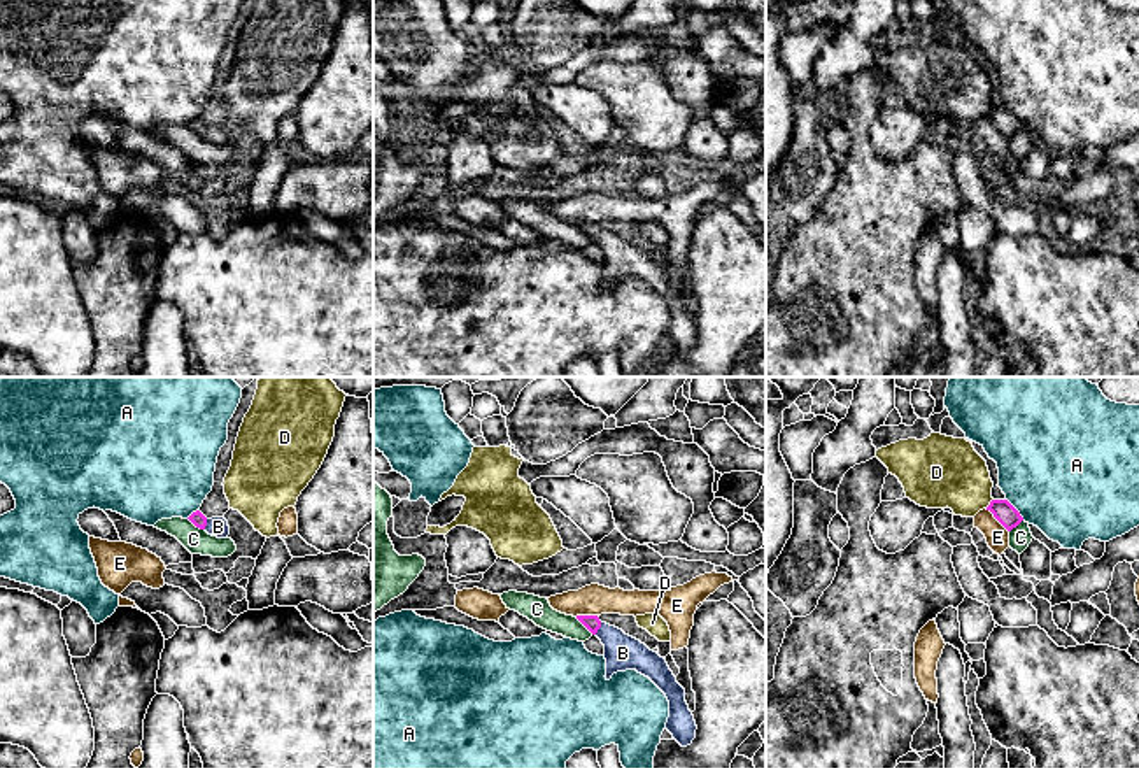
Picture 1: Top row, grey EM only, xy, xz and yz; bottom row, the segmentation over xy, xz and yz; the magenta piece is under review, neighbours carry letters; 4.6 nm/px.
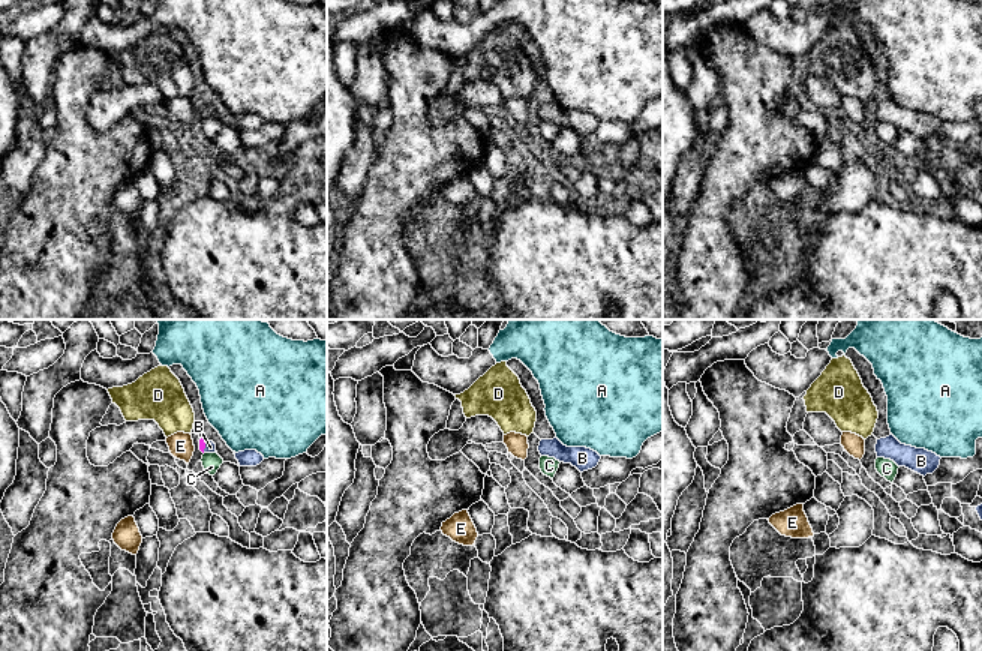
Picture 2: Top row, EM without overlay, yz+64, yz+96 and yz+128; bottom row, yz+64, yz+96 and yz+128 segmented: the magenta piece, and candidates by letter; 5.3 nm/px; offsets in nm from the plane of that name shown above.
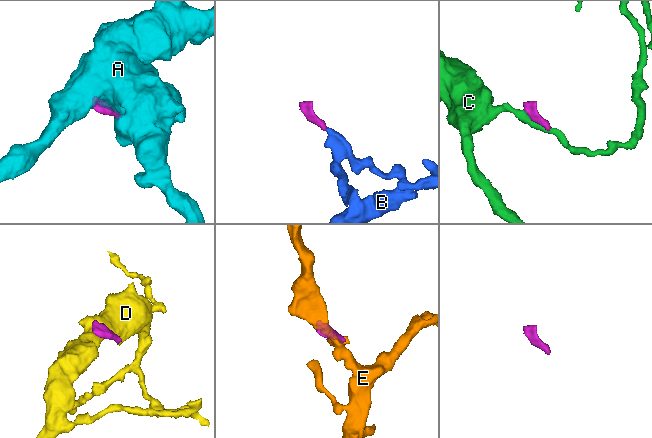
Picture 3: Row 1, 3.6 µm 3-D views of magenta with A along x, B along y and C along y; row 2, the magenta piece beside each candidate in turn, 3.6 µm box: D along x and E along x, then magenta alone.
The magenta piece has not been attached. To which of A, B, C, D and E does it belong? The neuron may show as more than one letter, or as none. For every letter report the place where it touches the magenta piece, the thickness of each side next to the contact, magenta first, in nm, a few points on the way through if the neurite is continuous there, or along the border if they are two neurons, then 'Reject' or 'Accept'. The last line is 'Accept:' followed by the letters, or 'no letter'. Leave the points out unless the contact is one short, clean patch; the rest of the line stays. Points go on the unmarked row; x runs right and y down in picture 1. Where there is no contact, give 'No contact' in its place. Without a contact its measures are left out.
A: Touches magenta at yz (1015, 116). Thickness 100 nm (magenta) against 500 nm. Reject
B: Touches magenta at xz (600, 234). Thickness 70 nm (magenta) against 160 nm. Path across: xz (593, 230), (600, 234), (622, 260). Accept
C: Touches magenta at xy (197, 134). Thickness 70 nm (magenta) against 120 nm. Reject
D: Touches magenta at yz (990, 111). Thickness 100 nm (magenta) against 320 nm. Reject
E: Touches magenta at yz (996, 125). Thickness 100 nm (magenta) against 110 nm. Boundary: yz (985, 116), (1008, 139). Reject
Accept: B

